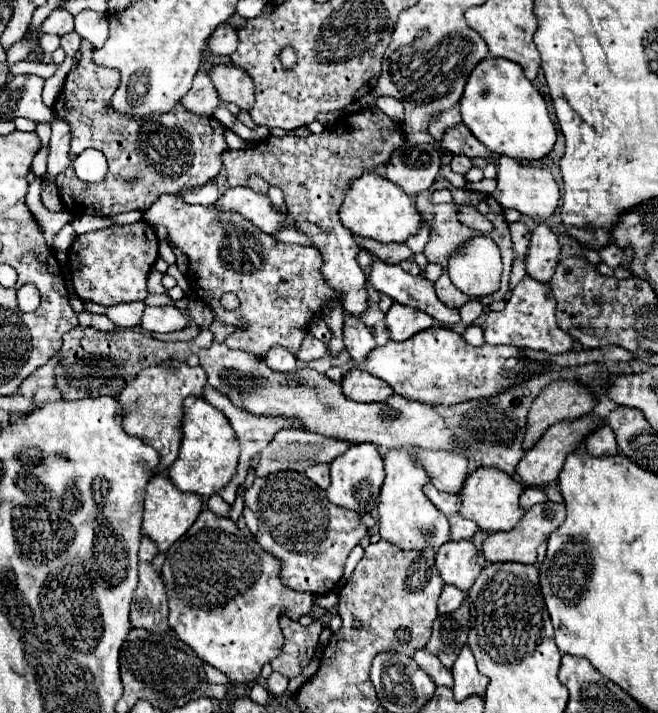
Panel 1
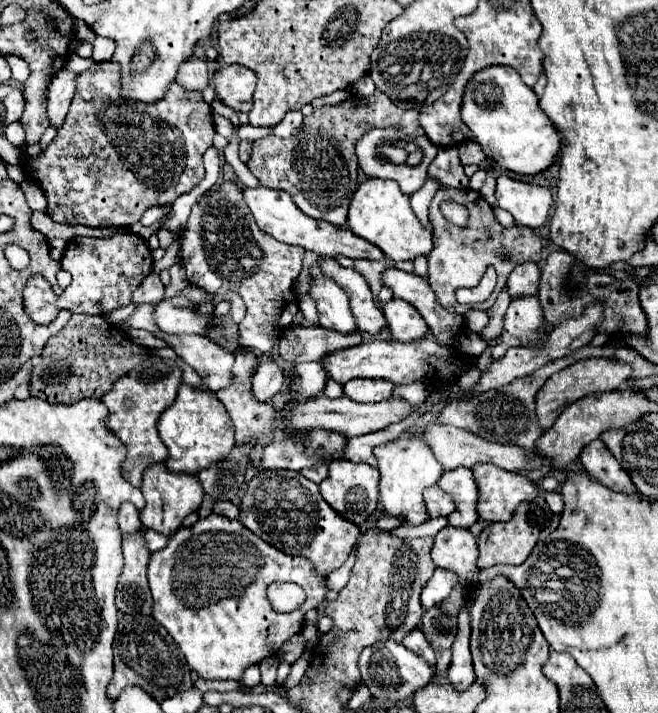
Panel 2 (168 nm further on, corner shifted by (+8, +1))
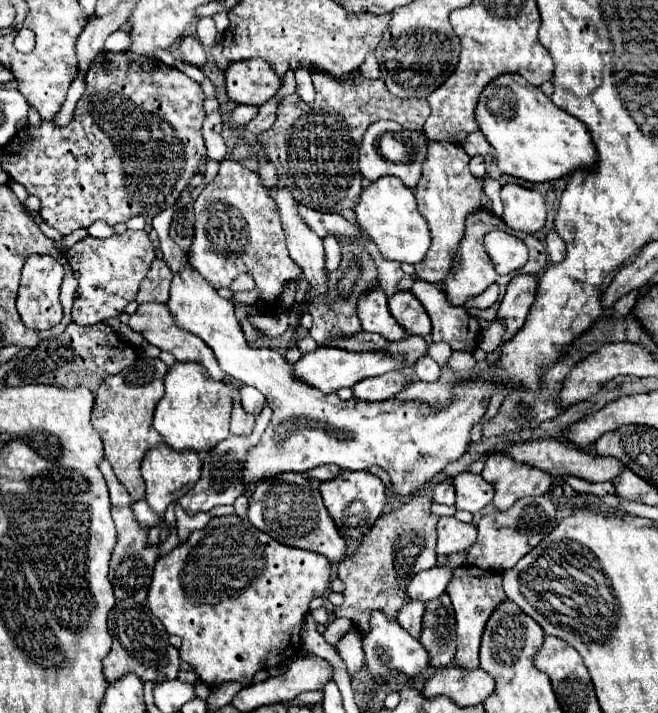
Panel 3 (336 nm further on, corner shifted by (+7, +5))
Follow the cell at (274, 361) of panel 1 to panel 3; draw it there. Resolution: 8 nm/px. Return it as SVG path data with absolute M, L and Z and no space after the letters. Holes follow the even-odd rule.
M242 387L242 391L240 391L240 403L242 403L242 407L244 407L244 411L246 413L250 413L250 415L258 415L260 411L262 411L262 407L264 407L264 395L258 391L258 389L254 389L254 387Z

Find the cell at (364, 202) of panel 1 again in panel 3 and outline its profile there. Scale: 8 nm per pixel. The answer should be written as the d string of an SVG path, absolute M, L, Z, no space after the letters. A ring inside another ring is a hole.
M382 177L374 181L370 187L366 187L358 199L358 205L354 207L356 221L364 233L372 237L372 241L378 245L380 253L398 263L420 263L430 247L430 229L426 225L426 219L416 209L416 199L412 189L408 189L404 183L400 183L398 177Z

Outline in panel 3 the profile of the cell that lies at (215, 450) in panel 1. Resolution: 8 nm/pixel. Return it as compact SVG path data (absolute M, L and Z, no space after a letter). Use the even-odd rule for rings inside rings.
M176 363L168 369L164 377L166 393L158 401L154 411L154 429L162 435L164 443L176 451L196 451L204 453L210 447L216 447L222 439L230 435L230 411L234 405L234 395L230 389L208 377L206 369L200 363Z

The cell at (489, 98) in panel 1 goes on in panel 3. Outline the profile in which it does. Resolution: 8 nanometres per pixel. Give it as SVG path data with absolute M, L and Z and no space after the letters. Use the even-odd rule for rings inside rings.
M500 75L486 85L476 107L476 121L494 147L500 171L506 175L530 183L546 183L562 179L576 169L596 167L596 147L584 123L558 109L538 87L520 75Z

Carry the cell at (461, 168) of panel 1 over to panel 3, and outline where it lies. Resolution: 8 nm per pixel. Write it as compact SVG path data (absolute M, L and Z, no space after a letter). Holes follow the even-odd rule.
M480 131L470 133L470 135L464 139L462 147L464 147L464 151L466 151L470 157L474 157L474 155L482 155L482 157L484 157L484 155L488 155L488 153L492 151L490 143L486 143L486 137L484 137Z

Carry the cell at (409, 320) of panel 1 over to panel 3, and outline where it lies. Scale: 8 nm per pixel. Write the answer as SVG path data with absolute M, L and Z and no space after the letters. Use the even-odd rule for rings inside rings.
M396 291L388 299L388 307L394 315L394 319L410 333L410 335L420 335L428 337L432 331L430 317L422 303L414 297L412 291Z

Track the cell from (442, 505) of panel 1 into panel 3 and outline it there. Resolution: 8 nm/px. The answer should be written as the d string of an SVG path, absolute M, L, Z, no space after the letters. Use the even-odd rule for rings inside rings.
M446 479L446 481L438 483L438 485L434 485L434 489L432 489L432 499L434 499L436 503L454 505L456 495L454 495L454 485L452 485L452 481Z

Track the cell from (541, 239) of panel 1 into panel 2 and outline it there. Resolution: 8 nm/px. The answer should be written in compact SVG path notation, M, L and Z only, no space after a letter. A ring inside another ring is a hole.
M521 263L517 265L509 279L507 279L507 287L511 297L517 295L535 295L537 293L537 285L539 285L539 265L537 263Z

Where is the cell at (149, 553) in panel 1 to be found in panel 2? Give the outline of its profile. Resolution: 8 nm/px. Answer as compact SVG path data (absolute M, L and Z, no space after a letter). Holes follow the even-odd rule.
M123 503L119 509L119 527L123 535L137 535L143 531L139 521L139 511L131 503Z

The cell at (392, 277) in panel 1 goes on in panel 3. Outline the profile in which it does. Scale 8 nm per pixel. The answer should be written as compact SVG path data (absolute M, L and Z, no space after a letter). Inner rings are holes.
M416 281L412 293L420 299L424 309L432 319L432 341L446 341L454 351L472 353L478 347L480 323L476 317L470 317L466 307L454 307L444 291L432 283ZM472 321L472 327L470 327Z

